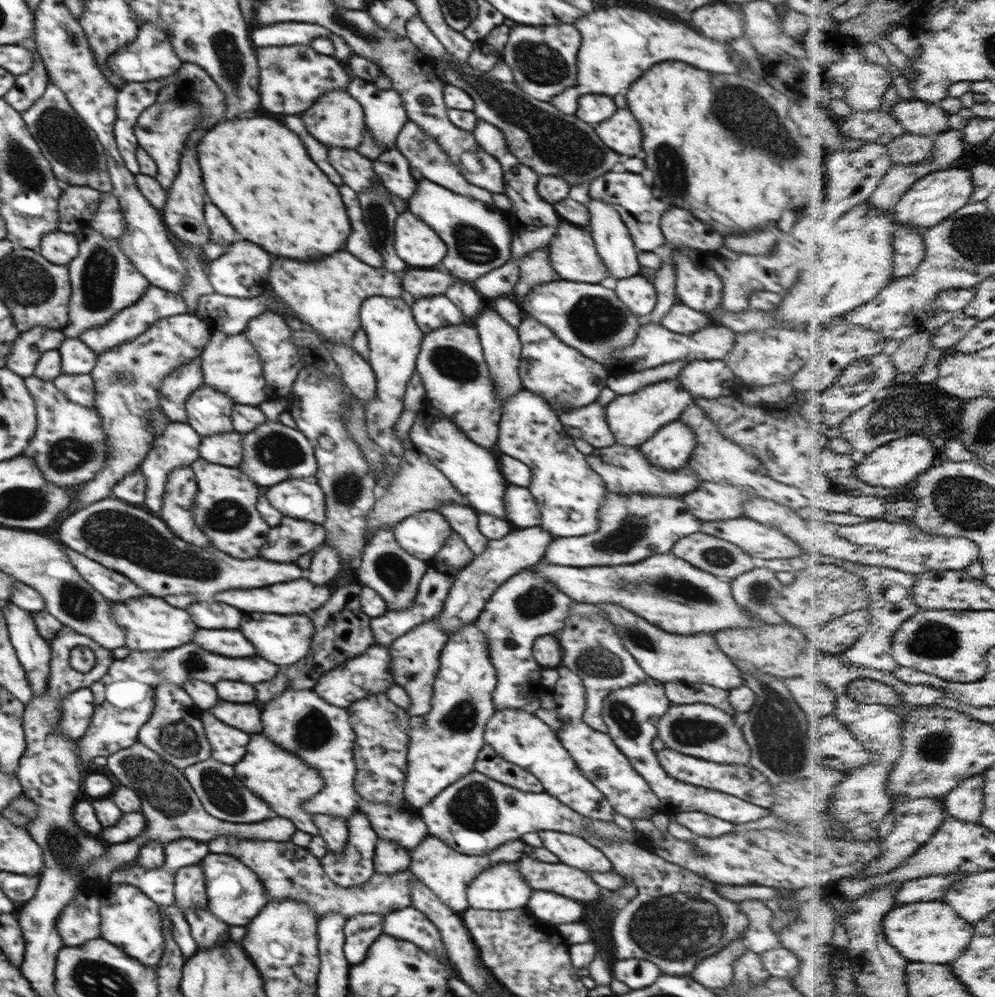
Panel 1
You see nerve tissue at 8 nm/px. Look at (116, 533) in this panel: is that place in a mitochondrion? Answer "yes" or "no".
yes

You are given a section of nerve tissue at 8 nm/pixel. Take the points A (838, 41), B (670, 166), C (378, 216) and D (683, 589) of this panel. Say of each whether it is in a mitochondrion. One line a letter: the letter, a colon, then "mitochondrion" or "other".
A: other
B: mitochondrion
C: mitochondrion
D: mitochondrion

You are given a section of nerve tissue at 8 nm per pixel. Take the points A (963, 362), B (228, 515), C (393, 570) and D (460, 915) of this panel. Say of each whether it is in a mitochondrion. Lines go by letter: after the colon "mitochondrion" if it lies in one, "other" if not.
A: other
B: mitochondrion
C: mitochondrion
D: other

